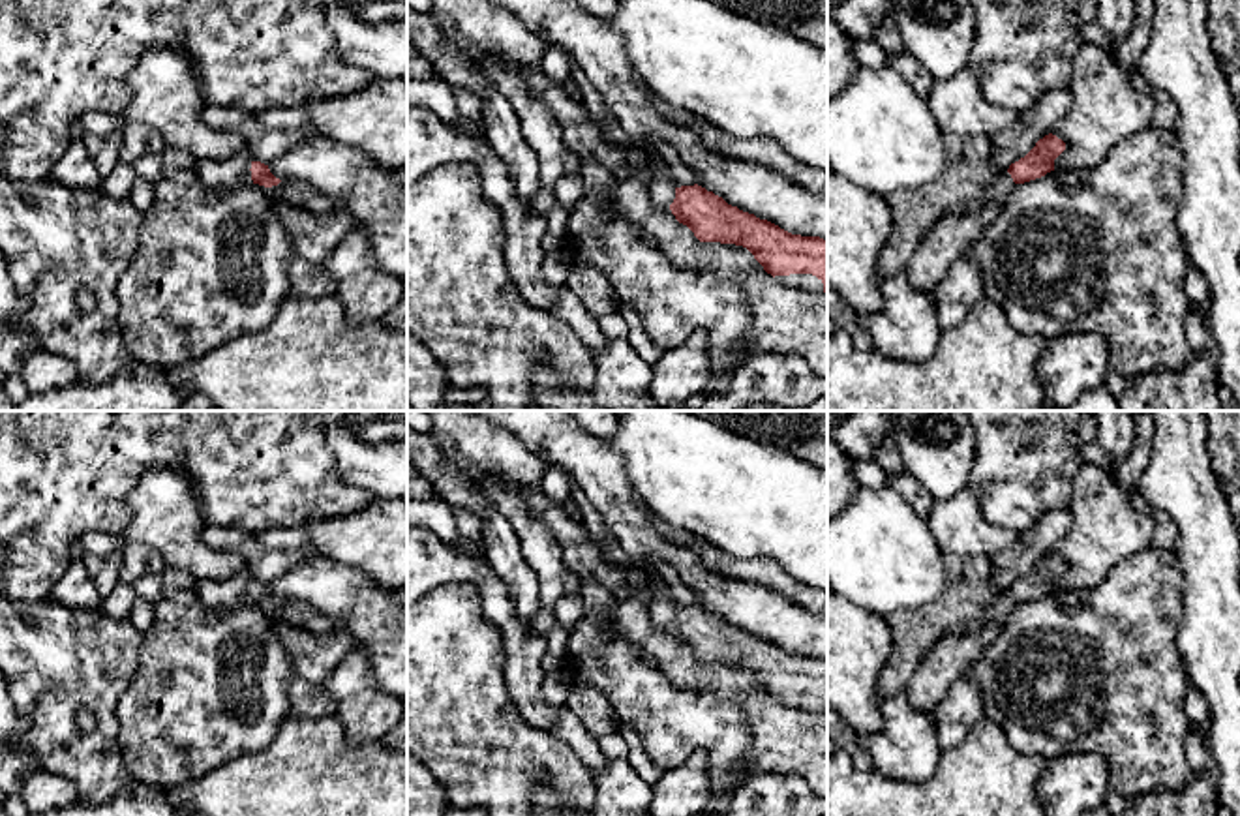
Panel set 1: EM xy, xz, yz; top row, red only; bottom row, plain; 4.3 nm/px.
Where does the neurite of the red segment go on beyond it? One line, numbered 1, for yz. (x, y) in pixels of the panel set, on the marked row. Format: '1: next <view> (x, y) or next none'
1: next yz (998, 190)

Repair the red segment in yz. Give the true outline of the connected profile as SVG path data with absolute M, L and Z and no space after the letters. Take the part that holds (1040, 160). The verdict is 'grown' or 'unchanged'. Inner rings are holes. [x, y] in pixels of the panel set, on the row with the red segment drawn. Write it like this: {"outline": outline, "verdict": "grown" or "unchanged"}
{"outline": "M1049 133L1019 161L1011 163L1004 174L989 186L985 199L989 204L1002 204L1017 184L1024 184L1054 171L1054 159L1066 150L1066 143Z", "verdict": "grown"}

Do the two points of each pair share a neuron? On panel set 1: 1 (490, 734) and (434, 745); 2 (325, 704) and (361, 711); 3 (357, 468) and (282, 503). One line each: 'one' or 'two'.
1: one
2: two
3: two

